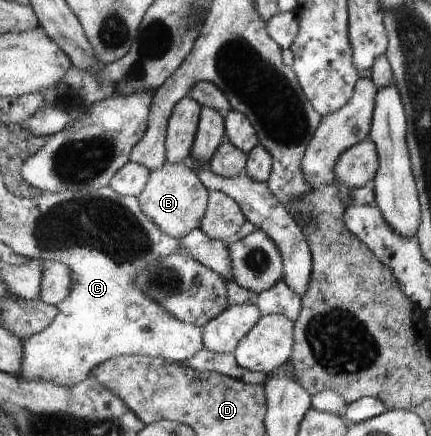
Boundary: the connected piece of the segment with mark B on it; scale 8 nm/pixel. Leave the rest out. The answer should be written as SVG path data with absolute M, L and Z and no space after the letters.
M165 162L161 168L152 171L148 185L138 198L145 214L165 231L165 234L181 239L201 228L209 206L210 190L201 182L197 171L184 162Z

